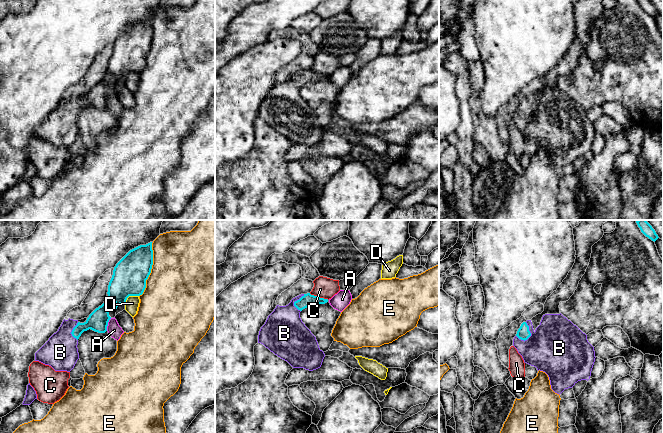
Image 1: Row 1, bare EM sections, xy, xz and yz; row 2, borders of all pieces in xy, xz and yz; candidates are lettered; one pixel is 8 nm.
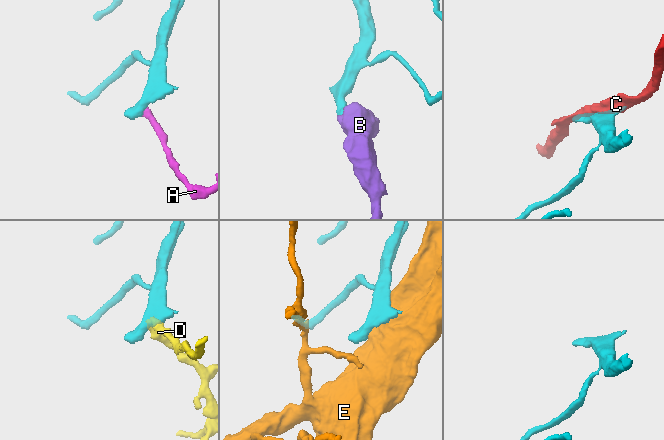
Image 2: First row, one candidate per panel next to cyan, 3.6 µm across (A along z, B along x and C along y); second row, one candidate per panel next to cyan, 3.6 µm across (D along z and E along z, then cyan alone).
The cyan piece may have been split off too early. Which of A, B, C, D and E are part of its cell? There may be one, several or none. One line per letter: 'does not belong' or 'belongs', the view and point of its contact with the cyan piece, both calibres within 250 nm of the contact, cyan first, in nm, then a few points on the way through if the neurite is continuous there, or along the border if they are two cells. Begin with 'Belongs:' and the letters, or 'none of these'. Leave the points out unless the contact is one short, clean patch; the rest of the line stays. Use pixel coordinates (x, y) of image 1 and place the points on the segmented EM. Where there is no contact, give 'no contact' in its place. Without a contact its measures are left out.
Belongs: B
A: does not belong | xy (107, 324) | 160/110 nm | along xy (111, 318), (106, 330)
B: belongs | yz (529, 332) | 110/440 nm | across yz (523, 333), (529, 332), (543, 346), (556, 347)
C: does not belong | xz (319, 297) | 100/170 nm
D: does not belong | xy (129, 295) | 280/110 nm | along xy (138, 295), (130, 295), (124, 304)
E: does not belong | xy (150, 270) | 280/480 nm

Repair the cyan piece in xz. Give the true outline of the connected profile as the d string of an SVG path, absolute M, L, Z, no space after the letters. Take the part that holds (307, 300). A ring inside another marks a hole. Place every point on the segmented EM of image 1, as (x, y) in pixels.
M307 293L293 298L286 306L277 305L261 327L258 343L293 368L309 371L320 368L325 354L319 348L316 337L302 322L300 312L309 306L327 302L328 299Z

